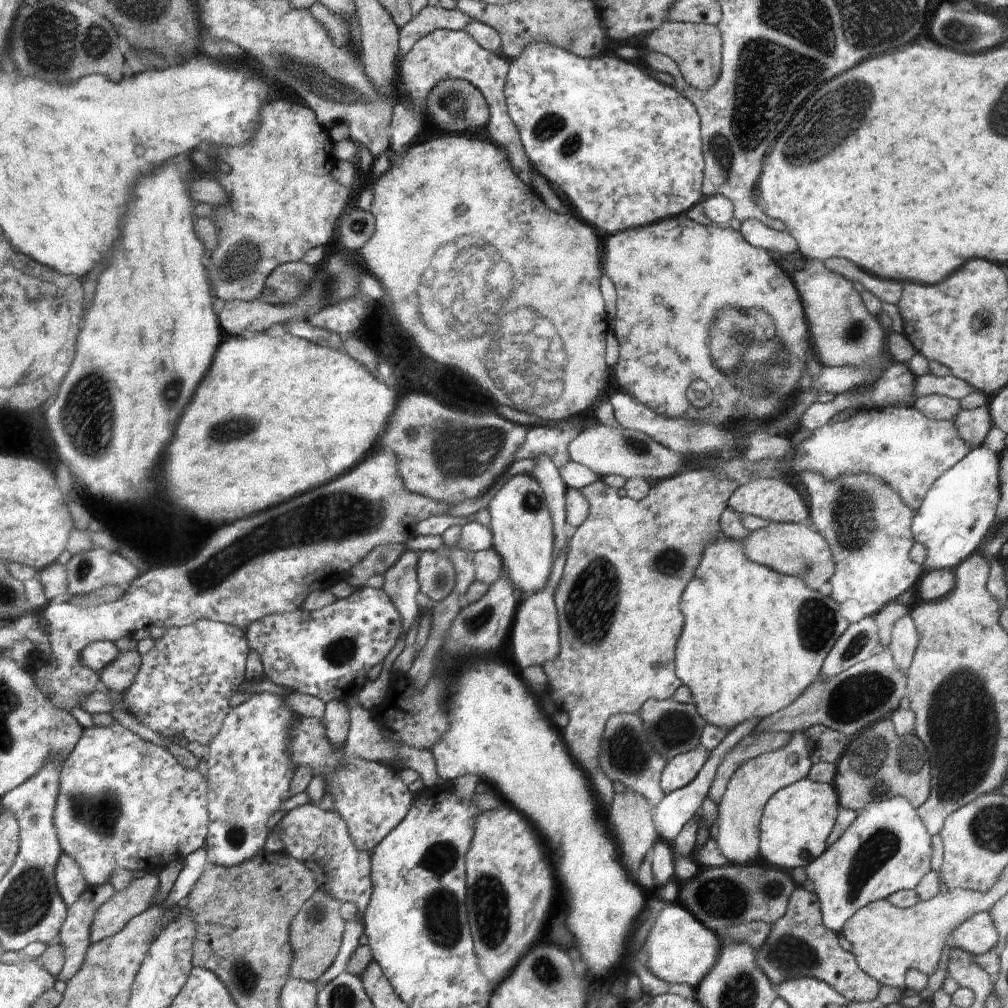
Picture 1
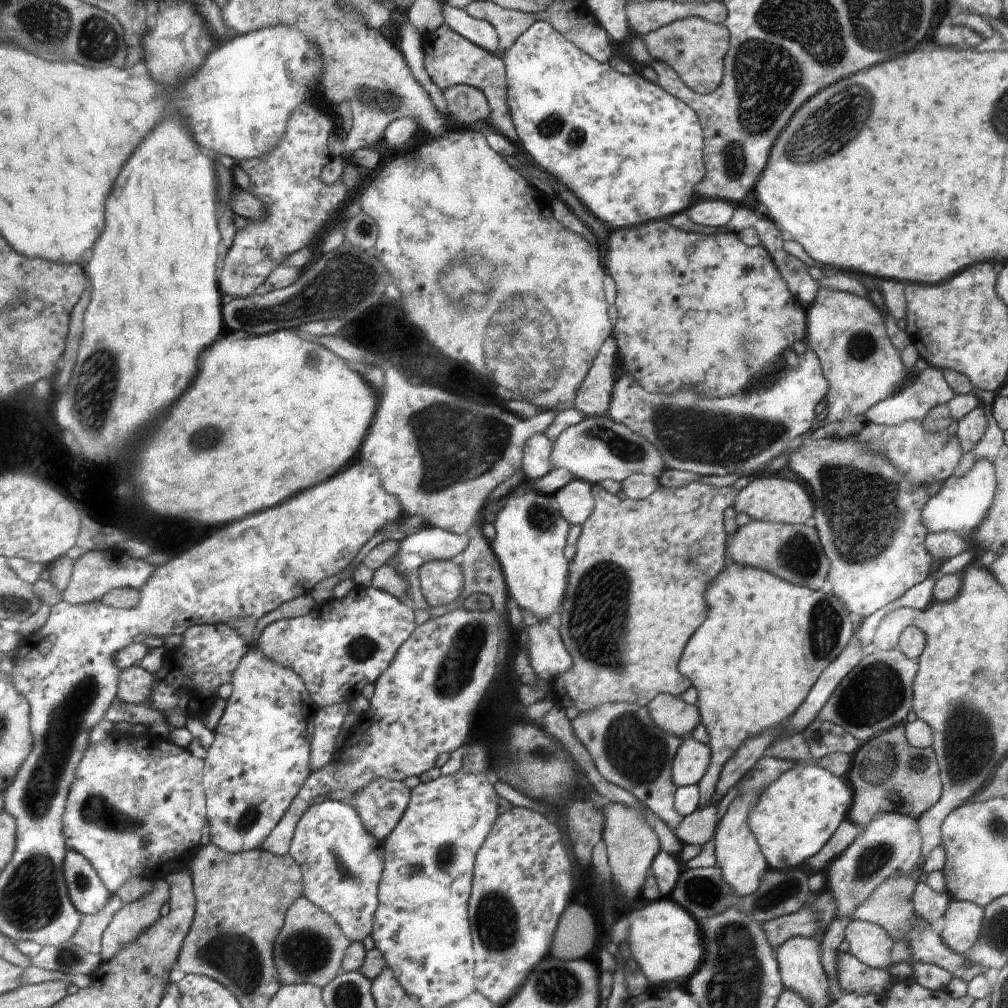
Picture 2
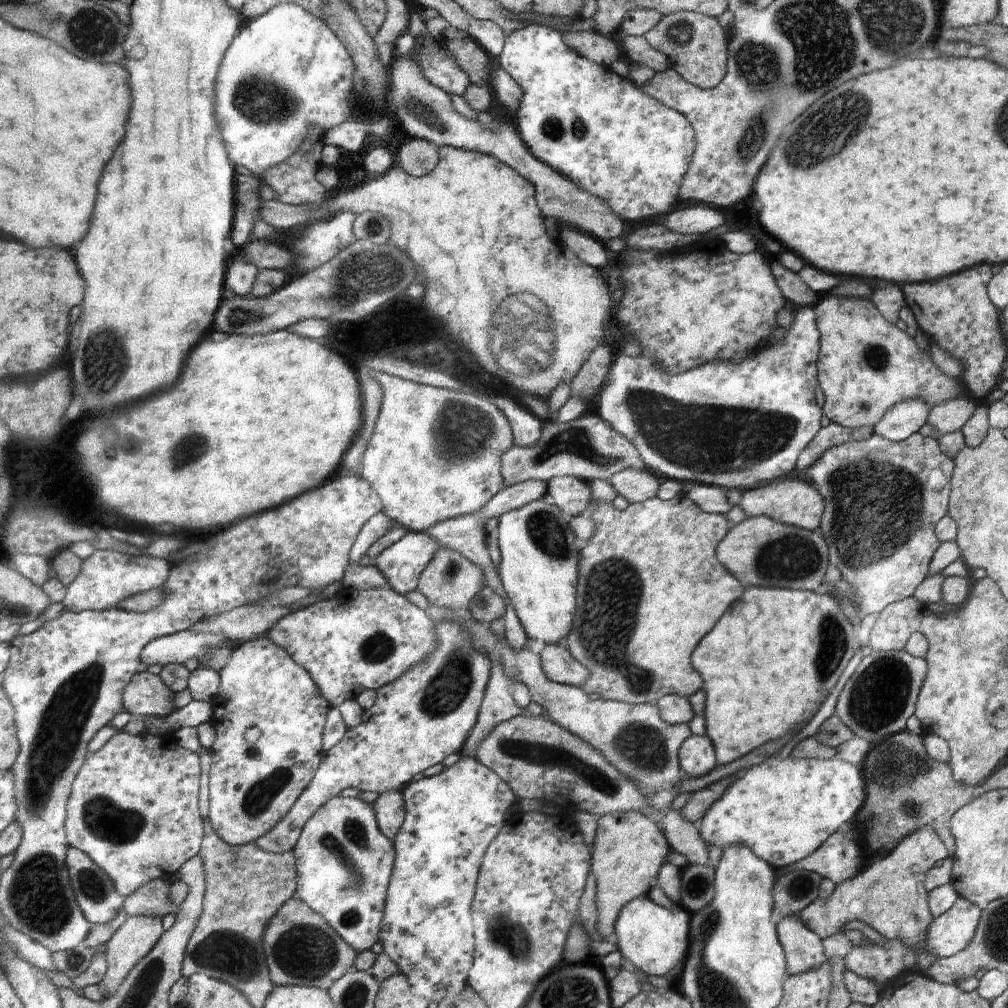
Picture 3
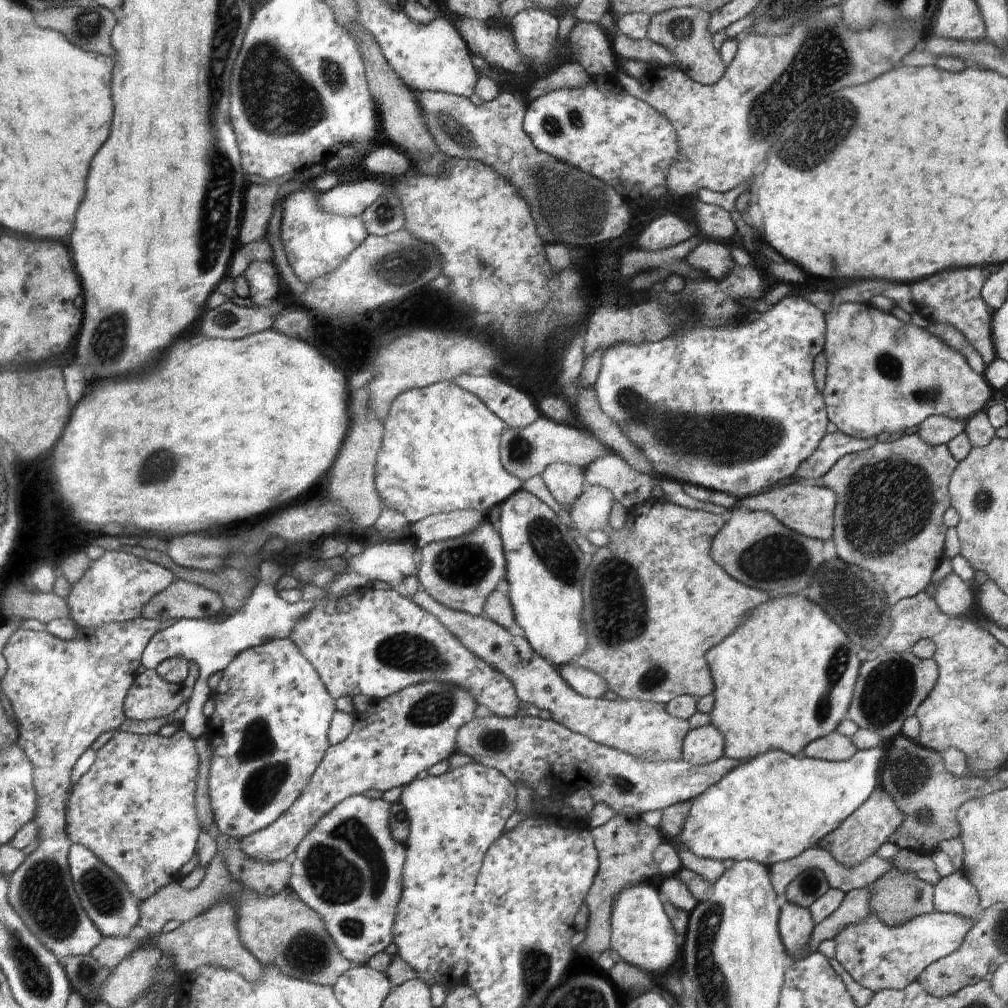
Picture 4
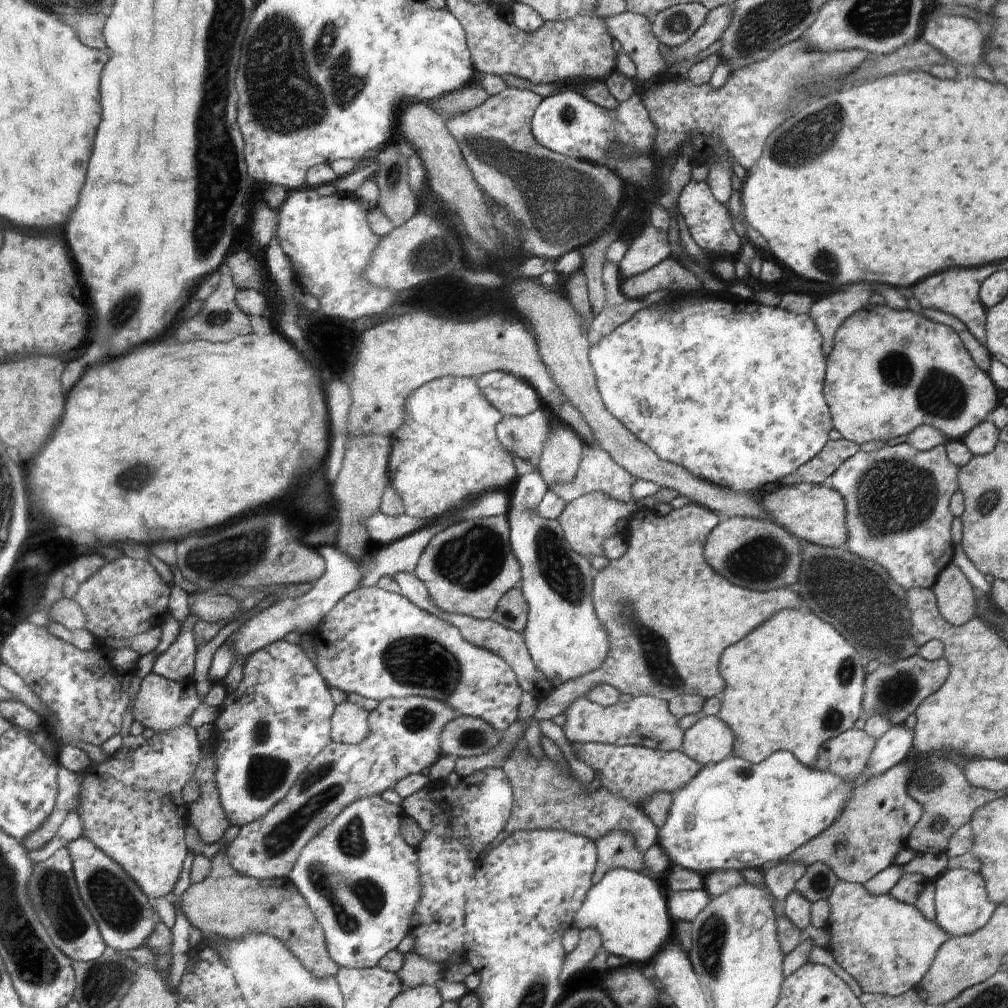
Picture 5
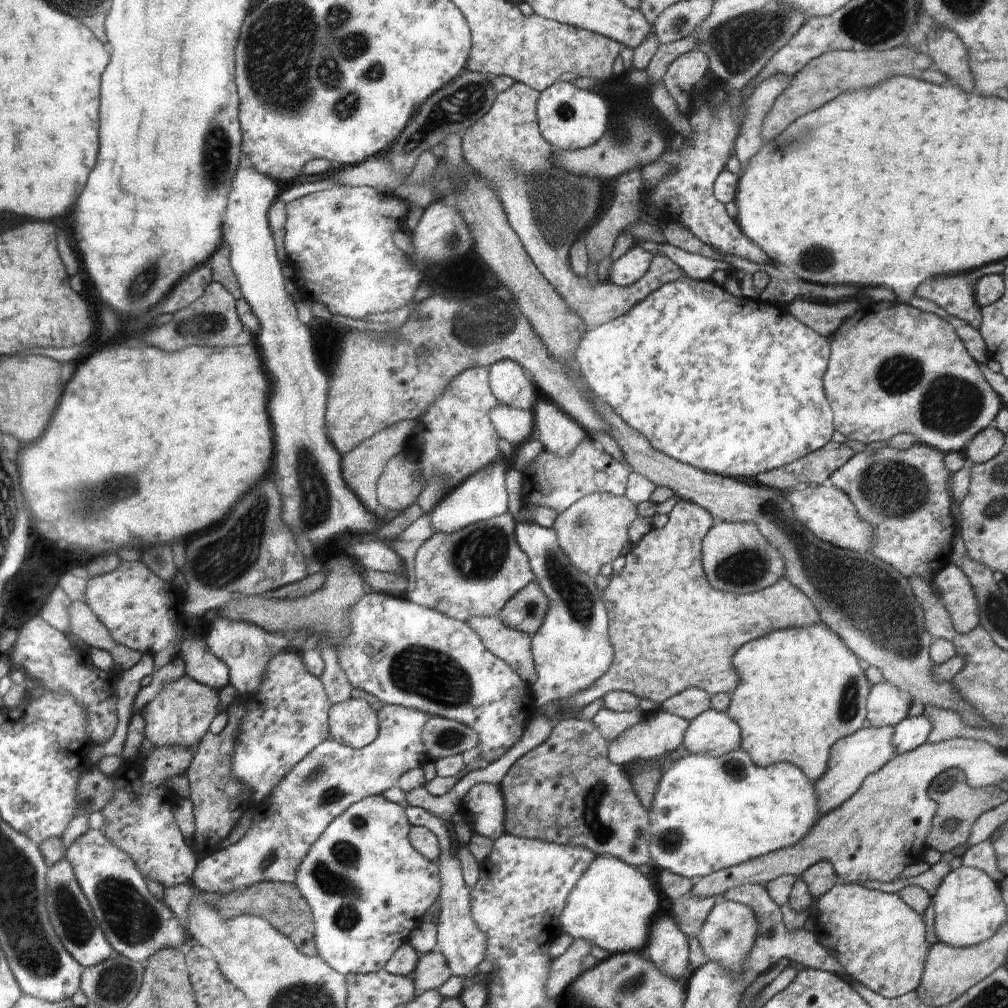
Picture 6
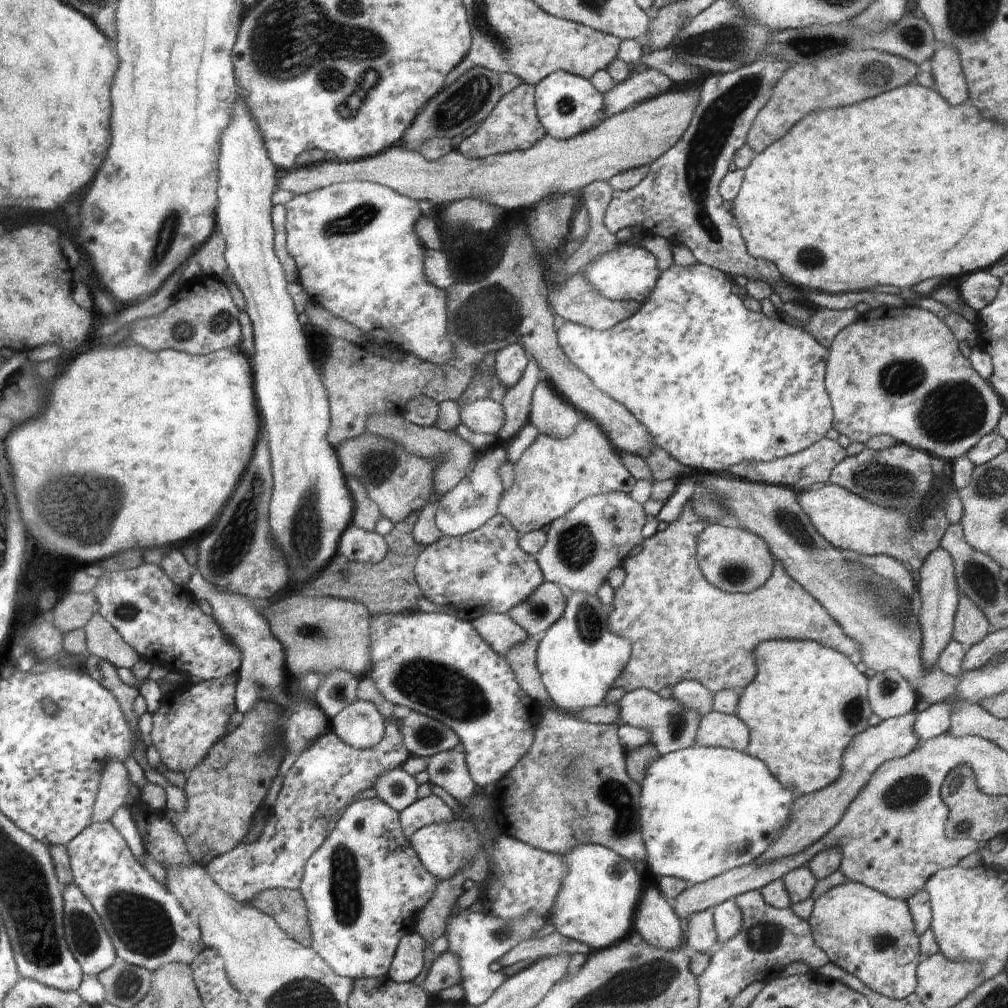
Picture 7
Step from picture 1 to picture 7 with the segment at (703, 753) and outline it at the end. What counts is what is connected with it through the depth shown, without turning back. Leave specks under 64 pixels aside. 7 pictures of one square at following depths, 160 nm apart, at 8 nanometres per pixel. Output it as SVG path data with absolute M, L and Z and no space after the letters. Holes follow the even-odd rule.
M712 710L701 718L696 744L743 751L749 746L749 727L735 714L727 715Z

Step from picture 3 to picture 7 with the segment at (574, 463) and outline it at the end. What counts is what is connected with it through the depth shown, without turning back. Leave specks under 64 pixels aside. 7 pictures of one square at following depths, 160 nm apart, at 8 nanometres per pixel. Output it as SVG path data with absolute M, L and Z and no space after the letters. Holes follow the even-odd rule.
M490 398L463 405L459 413L464 426L468 426L472 432L482 432L482 434L496 435L506 420L505 409L501 401Z

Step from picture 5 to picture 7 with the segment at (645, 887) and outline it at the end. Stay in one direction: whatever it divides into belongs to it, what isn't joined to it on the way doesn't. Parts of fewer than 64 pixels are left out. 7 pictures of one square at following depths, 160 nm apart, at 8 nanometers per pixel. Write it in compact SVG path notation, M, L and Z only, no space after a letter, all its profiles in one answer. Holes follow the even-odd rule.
M583 844L580 847L574 847L572 851L562 856L569 868L569 874L563 879L562 888L554 907L554 916L550 918L552 924L555 925L555 930L566 938L587 944L594 951L620 943L622 938L632 930L636 904L642 892L642 880L634 872L634 864L630 861L630 866L628 866L626 857L622 858L617 852L602 845Z

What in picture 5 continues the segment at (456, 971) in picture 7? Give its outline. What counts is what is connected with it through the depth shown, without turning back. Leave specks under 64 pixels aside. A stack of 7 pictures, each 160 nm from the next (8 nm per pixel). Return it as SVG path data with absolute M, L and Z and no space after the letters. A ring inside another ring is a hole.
M416 952L404 954L404 964L402 970L397 973L401 978L404 989L418 987L424 985L438 985L444 978L445 966L426 960L422 956L418 956Z

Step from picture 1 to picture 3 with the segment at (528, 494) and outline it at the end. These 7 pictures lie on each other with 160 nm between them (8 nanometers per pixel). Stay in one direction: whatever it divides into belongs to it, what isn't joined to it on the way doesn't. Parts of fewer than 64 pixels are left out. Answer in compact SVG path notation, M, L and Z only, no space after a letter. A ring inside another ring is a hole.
M538 499L522 508L505 512L499 516L499 548L500 563L498 574L507 598L516 611L516 614L527 634L527 638L538 639L545 644L564 642L569 634L572 616L576 610L576 580L579 579L578 554L574 546L574 534L564 524L560 510L555 504L549 504L544 499Z

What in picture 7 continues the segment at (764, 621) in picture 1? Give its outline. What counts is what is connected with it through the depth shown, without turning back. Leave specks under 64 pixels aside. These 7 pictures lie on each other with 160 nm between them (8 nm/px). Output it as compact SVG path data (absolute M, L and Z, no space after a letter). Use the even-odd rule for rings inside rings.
M772 639L762 641L753 653L758 662L757 676L752 683L740 691L740 702L737 704L737 710L735 712L735 715L741 717L749 727L749 746L743 751L758 760L765 761L765 764L769 767L769 771L783 785L790 785L795 788L797 796L820 791L824 787L828 787L829 784L832 784L840 776L842 755L846 746L850 744L854 736L868 728L868 718L870 718L872 712L870 712L871 704L868 704L869 694L866 694L866 692L869 692L869 682L866 680L866 676L856 670L856 666L848 660L848 656L844 656L842 651L830 648L828 645L823 645L815 640Z

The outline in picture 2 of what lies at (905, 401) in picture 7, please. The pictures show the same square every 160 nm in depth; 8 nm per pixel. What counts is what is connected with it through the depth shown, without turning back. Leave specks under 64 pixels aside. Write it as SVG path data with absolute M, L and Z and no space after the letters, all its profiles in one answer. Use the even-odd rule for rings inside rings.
M819 287L814 302L808 306L808 332L806 344L821 357L821 368L829 380L829 399L827 400L828 420L842 420L859 417L877 402L896 392L898 384L906 376L906 367L902 364L900 351L896 352L890 344L884 328L884 318L878 307L868 302L866 297L854 293Z

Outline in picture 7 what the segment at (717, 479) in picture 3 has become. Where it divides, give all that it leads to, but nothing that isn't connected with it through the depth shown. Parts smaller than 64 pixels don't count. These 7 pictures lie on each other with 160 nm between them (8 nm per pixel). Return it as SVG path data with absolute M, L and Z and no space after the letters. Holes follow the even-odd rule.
M676 263L670 265L670 268L667 268L657 280L656 286L652 290L652 294L646 298L646 300L641 305L641 310L636 314L630 316L629 319L623 320L618 324L615 324L612 328L601 331L598 329L591 329L585 326L582 326L578 323L573 323L570 321L565 321L562 324L560 330L558 330L558 340L560 342L561 347L566 352L569 359L582 371L586 373L586 376L589 376L593 381L593 384L601 389L602 392L605 392L608 396L613 397L615 401L622 403L625 405L627 409L641 423L646 427L646 430L650 433L652 437L653 444L656 447L663 448L670 456L677 458L683 465L690 467L691 469L698 470L698 472L706 472L713 474L726 474L726 470L733 465L737 465L738 463L742 463L745 461L762 461L762 462L770 462L776 459L784 459L785 456L796 454L797 452L804 451L805 448L812 447L813 444L816 444L820 441L820 438L824 439L826 436L826 432L832 428L832 404L830 404L830 398L828 398L828 394L826 394L826 388L824 388L824 368L826 368L826 358L828 358L828 350L826 350L825 345L822 345L810 331L807 331L804 327L798 327L796 325L791 325L786 322L786 320L780 318L780 314L778 316L769 317L764 315L762 311L759 313L755 313L750 309L746 310L744 308L745 304L742 304L742 300L738 298L738 296L734 296L732 292L730 292L730 280L722 274L720 269L709 267L706 265L696 264L691 267L683 267L679 266Z

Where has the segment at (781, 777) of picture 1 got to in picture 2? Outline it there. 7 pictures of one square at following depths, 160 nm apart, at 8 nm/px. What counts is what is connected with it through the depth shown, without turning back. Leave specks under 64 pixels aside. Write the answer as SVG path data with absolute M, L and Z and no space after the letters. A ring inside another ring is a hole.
M767 753L736 784L738 785L738 794L730 802L726 812L724 812L724 815L719 820L713 838L717 864L721 868L722 878L737 892L737 895L743 897L757 891L757 888L761 886L760 876L766 872L766 860L764 860L764 856L760 852L761 848L758 848L759 842L756 842L756 834L752 832L748 824L751 811L757 806L761 796L764 796L764 792L779 777L794 766L804 768L810 764L814 764L815 761L811 759L792 762L774 758Z

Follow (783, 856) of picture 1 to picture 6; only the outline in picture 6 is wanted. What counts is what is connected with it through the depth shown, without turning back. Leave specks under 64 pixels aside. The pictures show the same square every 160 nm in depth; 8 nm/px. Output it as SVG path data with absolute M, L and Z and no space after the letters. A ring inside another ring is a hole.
M923 714L919 717L906 716L893 726L893 745L896 754L901 755L924 744L932 730L932 723ZM684 745L677 750L683 757L668 771L662 771L653 804L648 809L651 864L659 870L669 870L696 880L750 859L793 847L818 823L821 814L815 783L790 761L759 767L742 748L719 757L688 753Z

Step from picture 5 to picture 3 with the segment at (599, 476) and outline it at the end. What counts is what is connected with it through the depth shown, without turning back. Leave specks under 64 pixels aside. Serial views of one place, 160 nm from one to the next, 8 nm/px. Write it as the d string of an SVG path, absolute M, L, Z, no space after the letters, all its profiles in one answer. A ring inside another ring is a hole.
M627 468L617 472L607 480L617 492L624 496L629 503L641 503L656 497L660 484L649 470Z

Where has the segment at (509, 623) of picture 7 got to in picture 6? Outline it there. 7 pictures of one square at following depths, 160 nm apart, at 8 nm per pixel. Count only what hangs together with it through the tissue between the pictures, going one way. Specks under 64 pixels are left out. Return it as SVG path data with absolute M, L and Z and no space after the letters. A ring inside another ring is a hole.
M498 615L473 616L466 622L494 656L505 660L530 686L536 682L536 662L533 660L532 636L529 633L510 628Z

